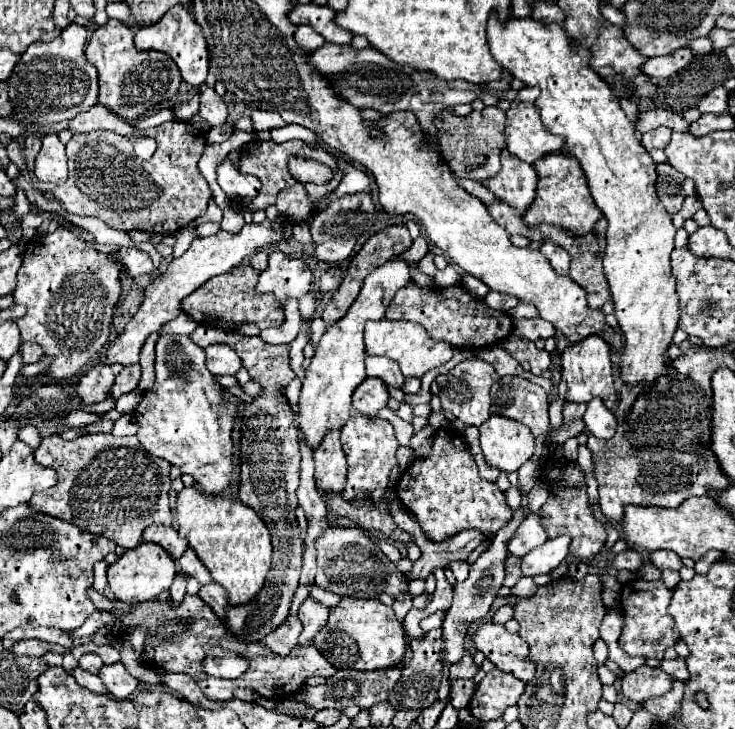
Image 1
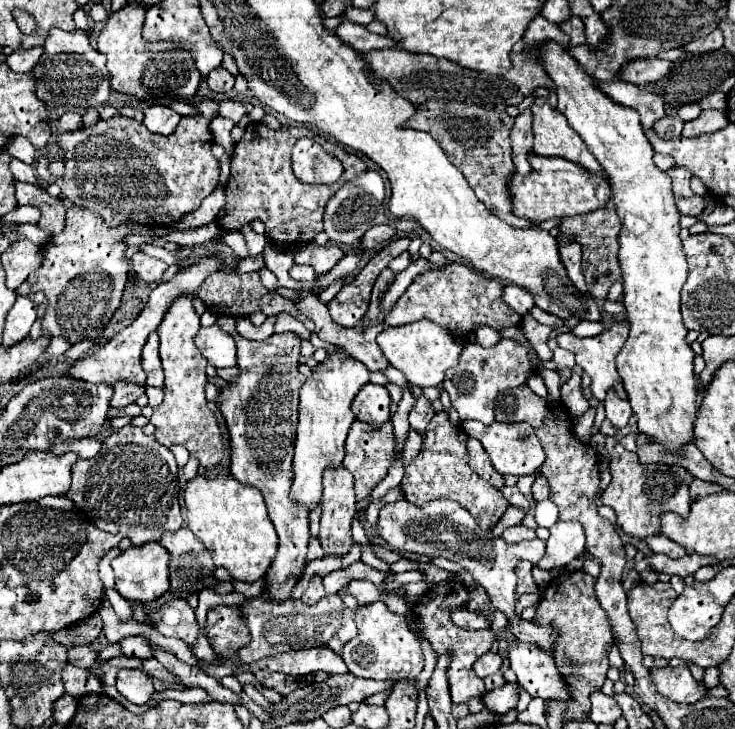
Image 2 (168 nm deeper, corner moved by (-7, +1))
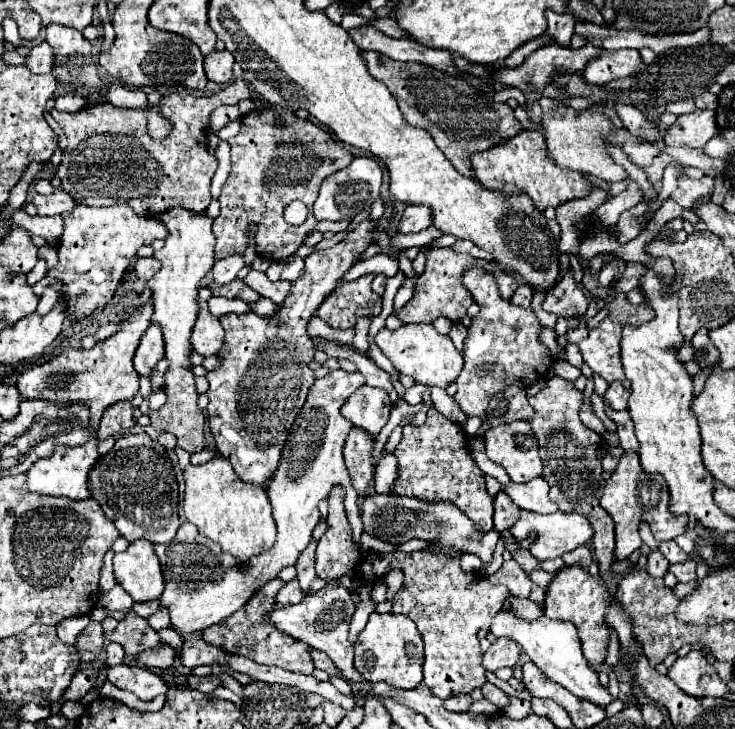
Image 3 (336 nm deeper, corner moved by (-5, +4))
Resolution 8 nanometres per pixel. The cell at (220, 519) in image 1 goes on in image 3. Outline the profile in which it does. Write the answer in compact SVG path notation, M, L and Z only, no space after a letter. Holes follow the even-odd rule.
M214 456L206 464L186 466L184 482L186 518L198 526L200 534L218 542L224 552L230 552L242 562L248 562L248 558L254 554L262 554L274 546L276 526L272 520L266 488L242 482L226 458Z

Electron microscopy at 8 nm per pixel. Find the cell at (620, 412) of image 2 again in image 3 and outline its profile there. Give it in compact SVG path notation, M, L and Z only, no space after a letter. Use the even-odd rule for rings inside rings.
M616 380L616 382L610 384L610 388L608 388L608 392L606 392L604 398L610 402L610 406L612 406L614 410L626 410L626 408L628 408L630 390L624 388L624 384Z

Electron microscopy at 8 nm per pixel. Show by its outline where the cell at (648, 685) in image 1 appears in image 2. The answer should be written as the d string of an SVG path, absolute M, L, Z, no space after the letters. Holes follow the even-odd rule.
M686 665L662 669L652 667L650 677L660 695L678 703L696 703L706 695L706 687L692 677Z

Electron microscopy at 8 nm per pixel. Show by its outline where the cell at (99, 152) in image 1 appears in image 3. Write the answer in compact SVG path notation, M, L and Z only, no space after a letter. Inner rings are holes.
M236 78L232 84L228 84L226 90L212 94L208 98L194 96L194 94L166 94L158 104L148 104L148 110L154 110L162 118L166 118L172 124L172 132L164 140L152 140L148 136L148 122L144 110L130 110L130 108L118 108L112 104L92 104L84 106L82 110L68 114L58 112L56 108L50 110L52 118L62 126L68 148L62 154L62 164L56 168L56 178L62 182L62 190L66 190L76 202L88 204L88 206L116 206L116 204L128 204L134 208L138 216L156 216L166 212L172 206L186 206L194 212L204 212L212 200L210 196L210 182L216 172L216 158L208 152L206 146L206 126L210 122L210 114L214 108L222 104L238 104L240 100L252 98L254 92L248 88L248 82L244 78Z

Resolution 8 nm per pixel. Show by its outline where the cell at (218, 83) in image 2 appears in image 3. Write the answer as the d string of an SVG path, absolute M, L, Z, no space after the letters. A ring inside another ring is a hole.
M214 50L204 58L204 70L210 82L228 84L232 78L234 56L228 50Z

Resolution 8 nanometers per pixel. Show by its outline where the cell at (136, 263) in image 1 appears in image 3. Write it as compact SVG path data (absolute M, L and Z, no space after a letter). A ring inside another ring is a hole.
M138 258L136 264L134 264L134 272L138 276L138 284L140 286L134 286L134 292L136 294L142 294L142 290L146 288L144 284L158 272L158 266L160 262L156 258Z

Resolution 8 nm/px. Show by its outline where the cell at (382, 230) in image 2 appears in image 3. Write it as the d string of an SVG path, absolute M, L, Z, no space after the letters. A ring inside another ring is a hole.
M406 206L404 216L400 218L398 232L412 234L422 232L428 226L432 226L432 210L428 206Z

